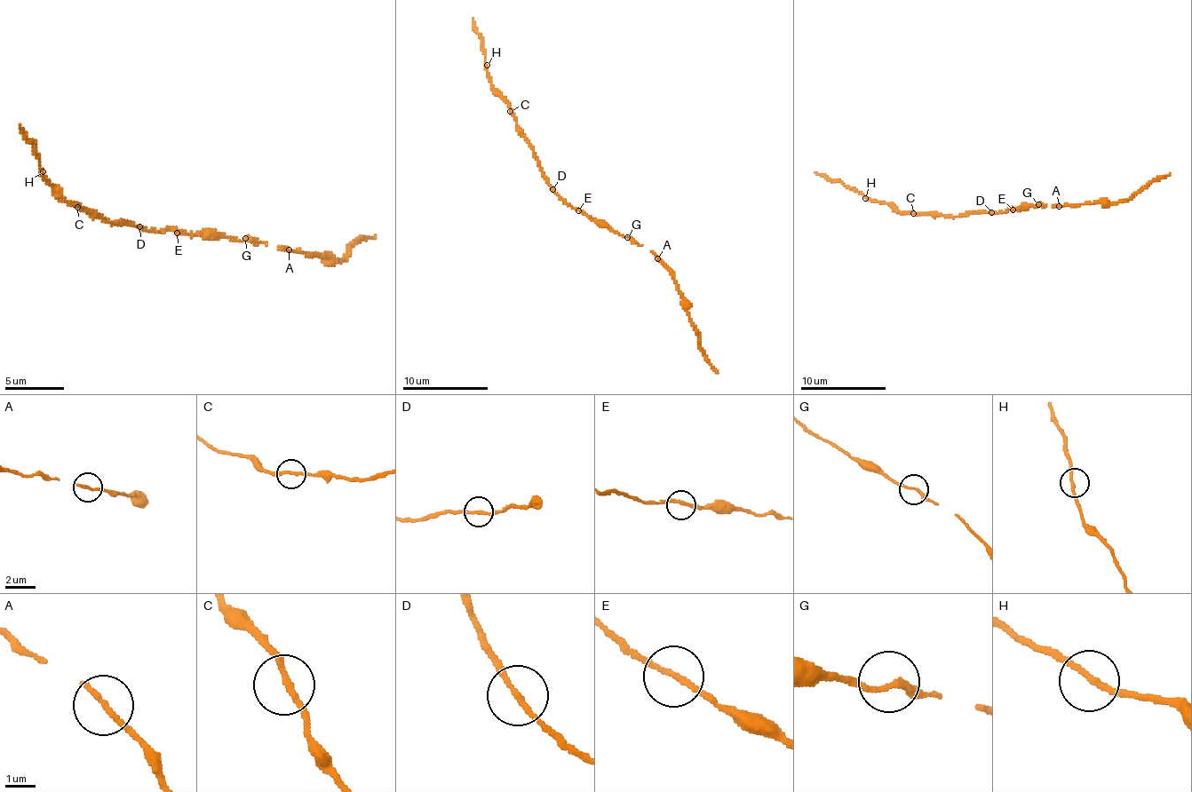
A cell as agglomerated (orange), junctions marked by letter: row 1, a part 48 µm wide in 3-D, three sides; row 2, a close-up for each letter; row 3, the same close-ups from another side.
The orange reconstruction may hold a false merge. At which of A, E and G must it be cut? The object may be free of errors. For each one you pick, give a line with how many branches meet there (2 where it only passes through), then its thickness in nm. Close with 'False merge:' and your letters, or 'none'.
False merge: none

